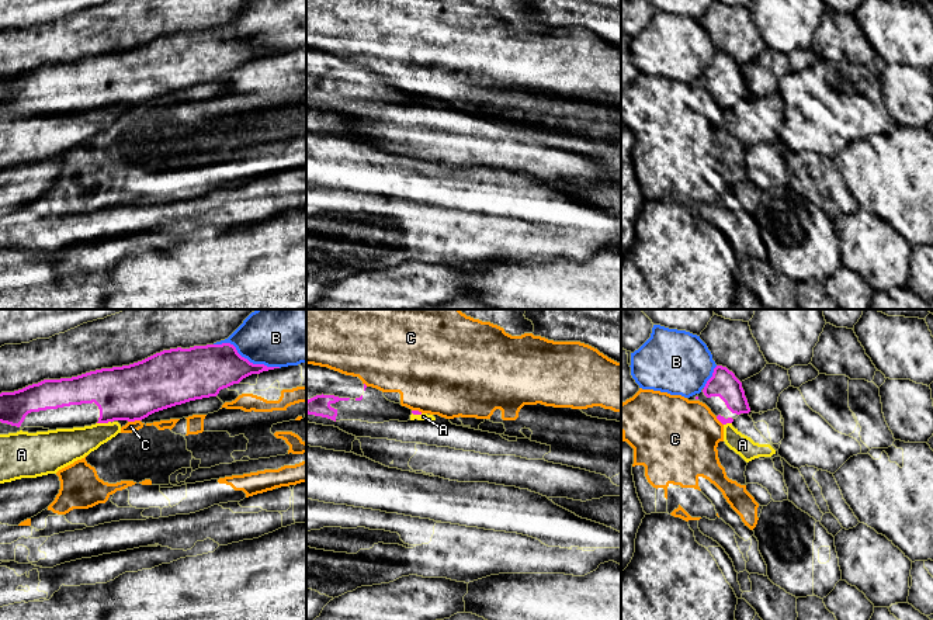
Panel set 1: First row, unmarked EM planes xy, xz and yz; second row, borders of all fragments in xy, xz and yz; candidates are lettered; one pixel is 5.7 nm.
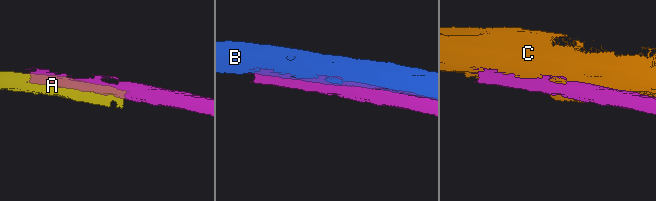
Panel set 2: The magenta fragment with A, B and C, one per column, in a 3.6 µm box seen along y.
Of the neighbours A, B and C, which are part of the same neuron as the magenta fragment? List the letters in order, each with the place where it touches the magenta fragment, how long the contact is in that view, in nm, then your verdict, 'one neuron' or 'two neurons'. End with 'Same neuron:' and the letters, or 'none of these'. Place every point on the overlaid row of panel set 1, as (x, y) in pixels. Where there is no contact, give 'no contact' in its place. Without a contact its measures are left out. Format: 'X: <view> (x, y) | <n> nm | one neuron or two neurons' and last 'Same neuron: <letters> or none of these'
A: xy (103, 422) | 80 nm | two neurons
B: xy (246, 359) | 400 nm | two neurons
C: xy (134, 421) | 70 nm | two neurons
Same neuron: none of these

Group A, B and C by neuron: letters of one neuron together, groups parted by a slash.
A / B / C

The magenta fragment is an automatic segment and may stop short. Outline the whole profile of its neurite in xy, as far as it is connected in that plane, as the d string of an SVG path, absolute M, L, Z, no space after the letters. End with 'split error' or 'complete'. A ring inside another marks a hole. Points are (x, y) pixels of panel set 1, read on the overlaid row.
M230 343L177 347L129 366L1 392L0 422L49 430L135 422L176 405L216 396L252 374L274 368L280 367L250 363Z; split error

